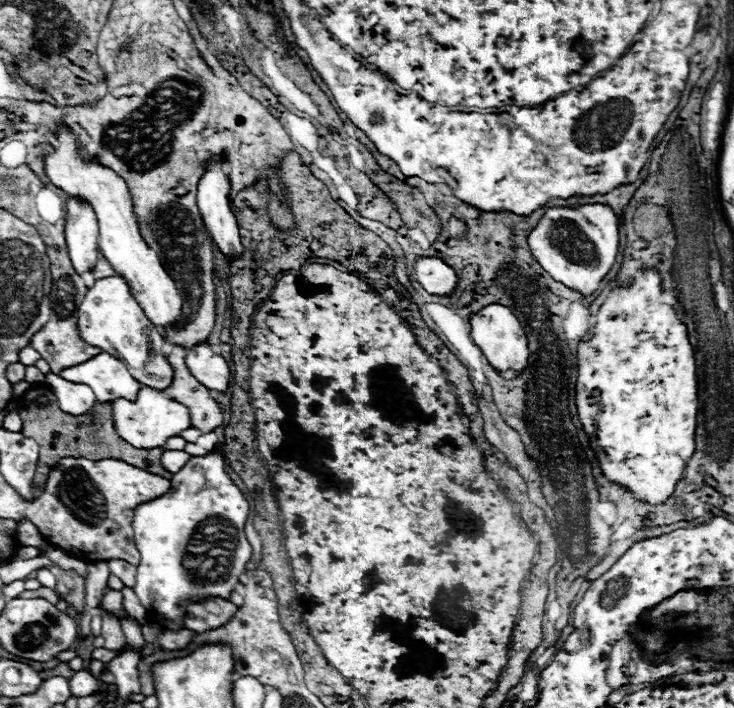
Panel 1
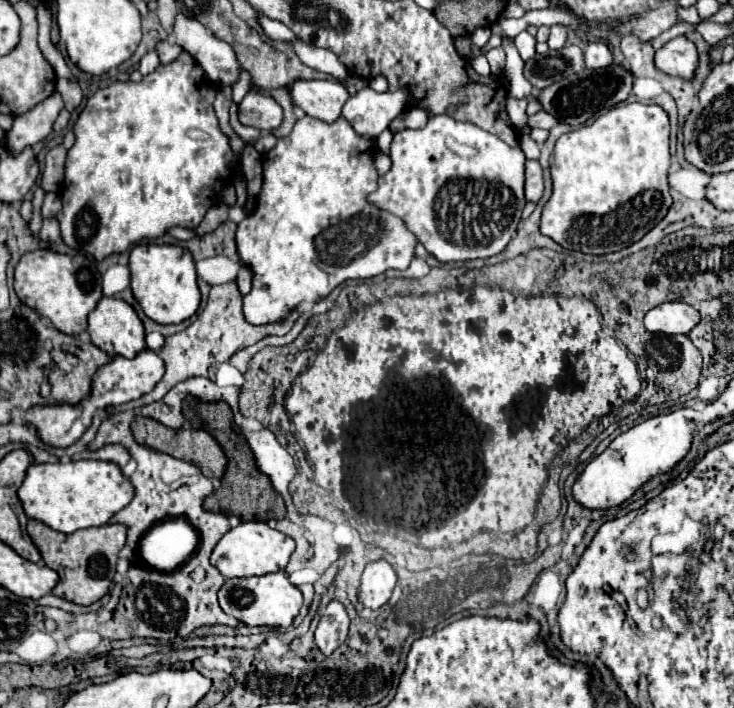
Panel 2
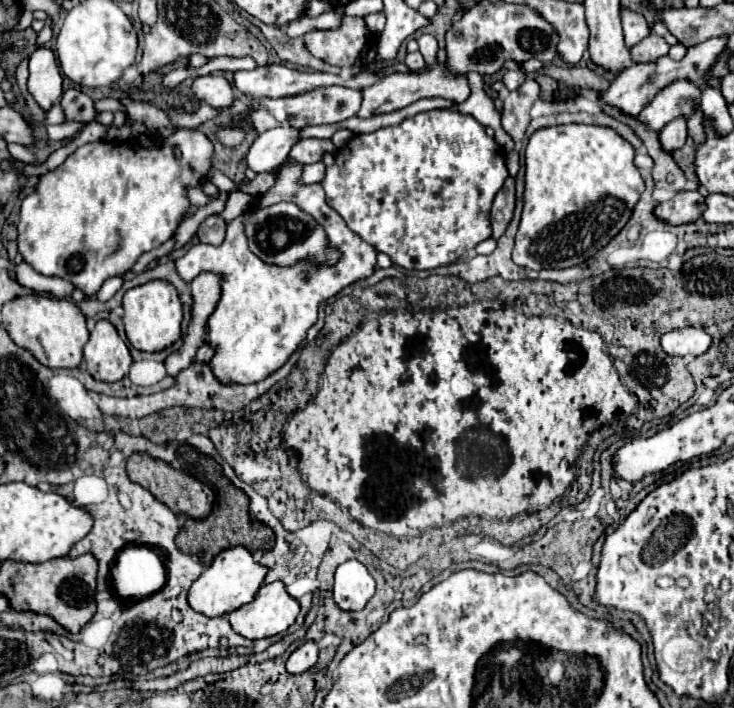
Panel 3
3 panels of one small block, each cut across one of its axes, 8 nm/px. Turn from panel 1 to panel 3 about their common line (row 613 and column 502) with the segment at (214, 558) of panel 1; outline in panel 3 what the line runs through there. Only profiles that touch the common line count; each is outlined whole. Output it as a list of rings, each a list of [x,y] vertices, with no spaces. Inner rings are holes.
[[[430,110],[430,112],[420,112],[412,118],[406,118],[398,126],[386,126],[370,134],[356,134],[350,142],[346,142],[340,152],[336,152],[334,164],[326,170],[326,176],[322,180],[324,192],[326,192],[326,202],[344,218],[346,226],[358,234],[364,242],[374,246],[378,252],[384,252],[392,258],[396,266],[408,268],[408,270],[432,270],[436,266],[448,266],[456,262],[466,250],[476,248],[482,240],[492,236],[492,224],[490,224],[490,210],[492,210],[492,198],[498,194],[500,186],[508,178],[508,168],[504,160],[504,148],[486,134],[484,126],[474,120],[472,116],[464,116],[460,112],[450,112],[450,110]]]

